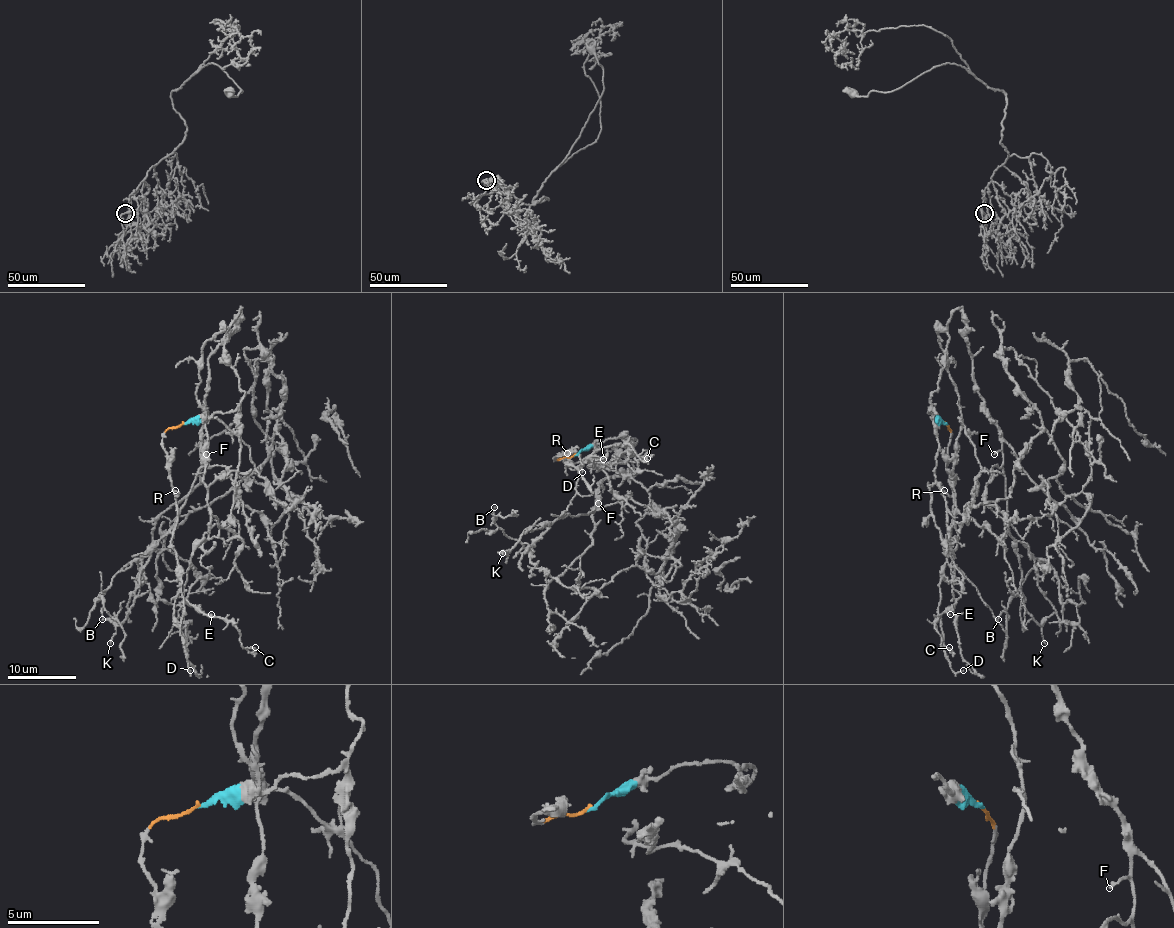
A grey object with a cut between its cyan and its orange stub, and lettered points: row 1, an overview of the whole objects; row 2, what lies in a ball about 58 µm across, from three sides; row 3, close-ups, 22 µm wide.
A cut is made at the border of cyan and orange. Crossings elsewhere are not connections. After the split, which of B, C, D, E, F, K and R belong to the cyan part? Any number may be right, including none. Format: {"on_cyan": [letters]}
{"on_cyan": ["B", "F", "K"]}

